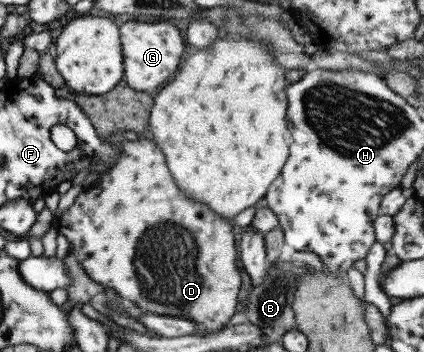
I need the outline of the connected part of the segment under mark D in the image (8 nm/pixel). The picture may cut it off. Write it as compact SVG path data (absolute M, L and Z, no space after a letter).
M147 134L139 136L137 139L130 141L130 140L120 140L117 143L117 147L119 147L119 159L116 165L107 170L103 173L99 174L99 185L96 185L95 188L88 190L87 192L83 190L81 193L78 194L78 196L73 201L73 204L68 208L68 210L61 212L59 216L54 218L54 221L52 223L52 226L56 230L58 234L63 234L65 236L67 242L69 243L69 253L73 254L75 256L75 260L79 262L79 266L83 268L83 272L85 272L85 276L89 276L89 279L92 282L95 282L96 284L105 286L105 289L109 288L109 290L113 290L119 298L122 298L124 300L129 300L129 302L133 302L137 308L139 308L143 313L153 313L156 315L165 315L165 316L177 316L177 318L189 318L191 322L195 322L197 325L193 325L193 334L207 334L207 332L219 332L219 330L223 330L223 328L226 327L227 322L229 322L229 318L235 314L235 304L237 304L237 292L239 292L239 286L241 286L240 279L239 279L239 272L237 272L237 269L235 268L235 245L233 244L233 230L231 225L228 223L228 221L225 218L221 218L215 214L215 212L211 212L205 206L205 204L197 204L197 202L191 202L191 200L187 200L177 188L175 188L175 184L173 184L173 180L171 180L171 176L169 176L169 172L167 172L167 168L165 168L165 160L163 160L163 154L159 152L159 148L157 148L157 144L151 140L151 138L148 137Z

